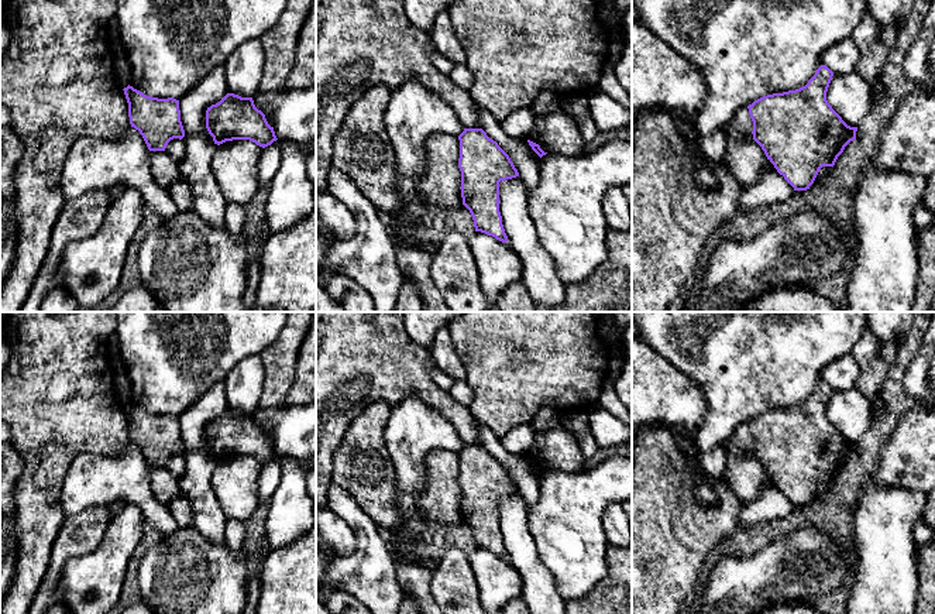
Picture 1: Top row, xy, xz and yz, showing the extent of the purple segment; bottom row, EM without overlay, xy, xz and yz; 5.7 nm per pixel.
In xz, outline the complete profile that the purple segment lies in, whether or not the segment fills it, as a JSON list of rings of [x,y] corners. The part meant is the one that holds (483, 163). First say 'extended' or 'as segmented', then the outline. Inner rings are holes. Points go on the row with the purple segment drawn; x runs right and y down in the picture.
as segmented | [[[464,128],[458,136],[460,158],[458,168],[461,171],[461,198],[463,205],[470,210],[475,231],[485,233],[496,240],[506,243],[508,236],[502,224],[499,212],[499,182],[519,176],[518,169],[509,155],[489,138],[482,128]]]

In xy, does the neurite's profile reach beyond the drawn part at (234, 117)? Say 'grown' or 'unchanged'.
unchanged

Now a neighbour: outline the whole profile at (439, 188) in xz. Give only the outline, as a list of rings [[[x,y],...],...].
[[[432,134],[426,143],[426,168],[417,186],[423,203],[432,210],[448,210],[463,205],[460,140],[450,134]]]

